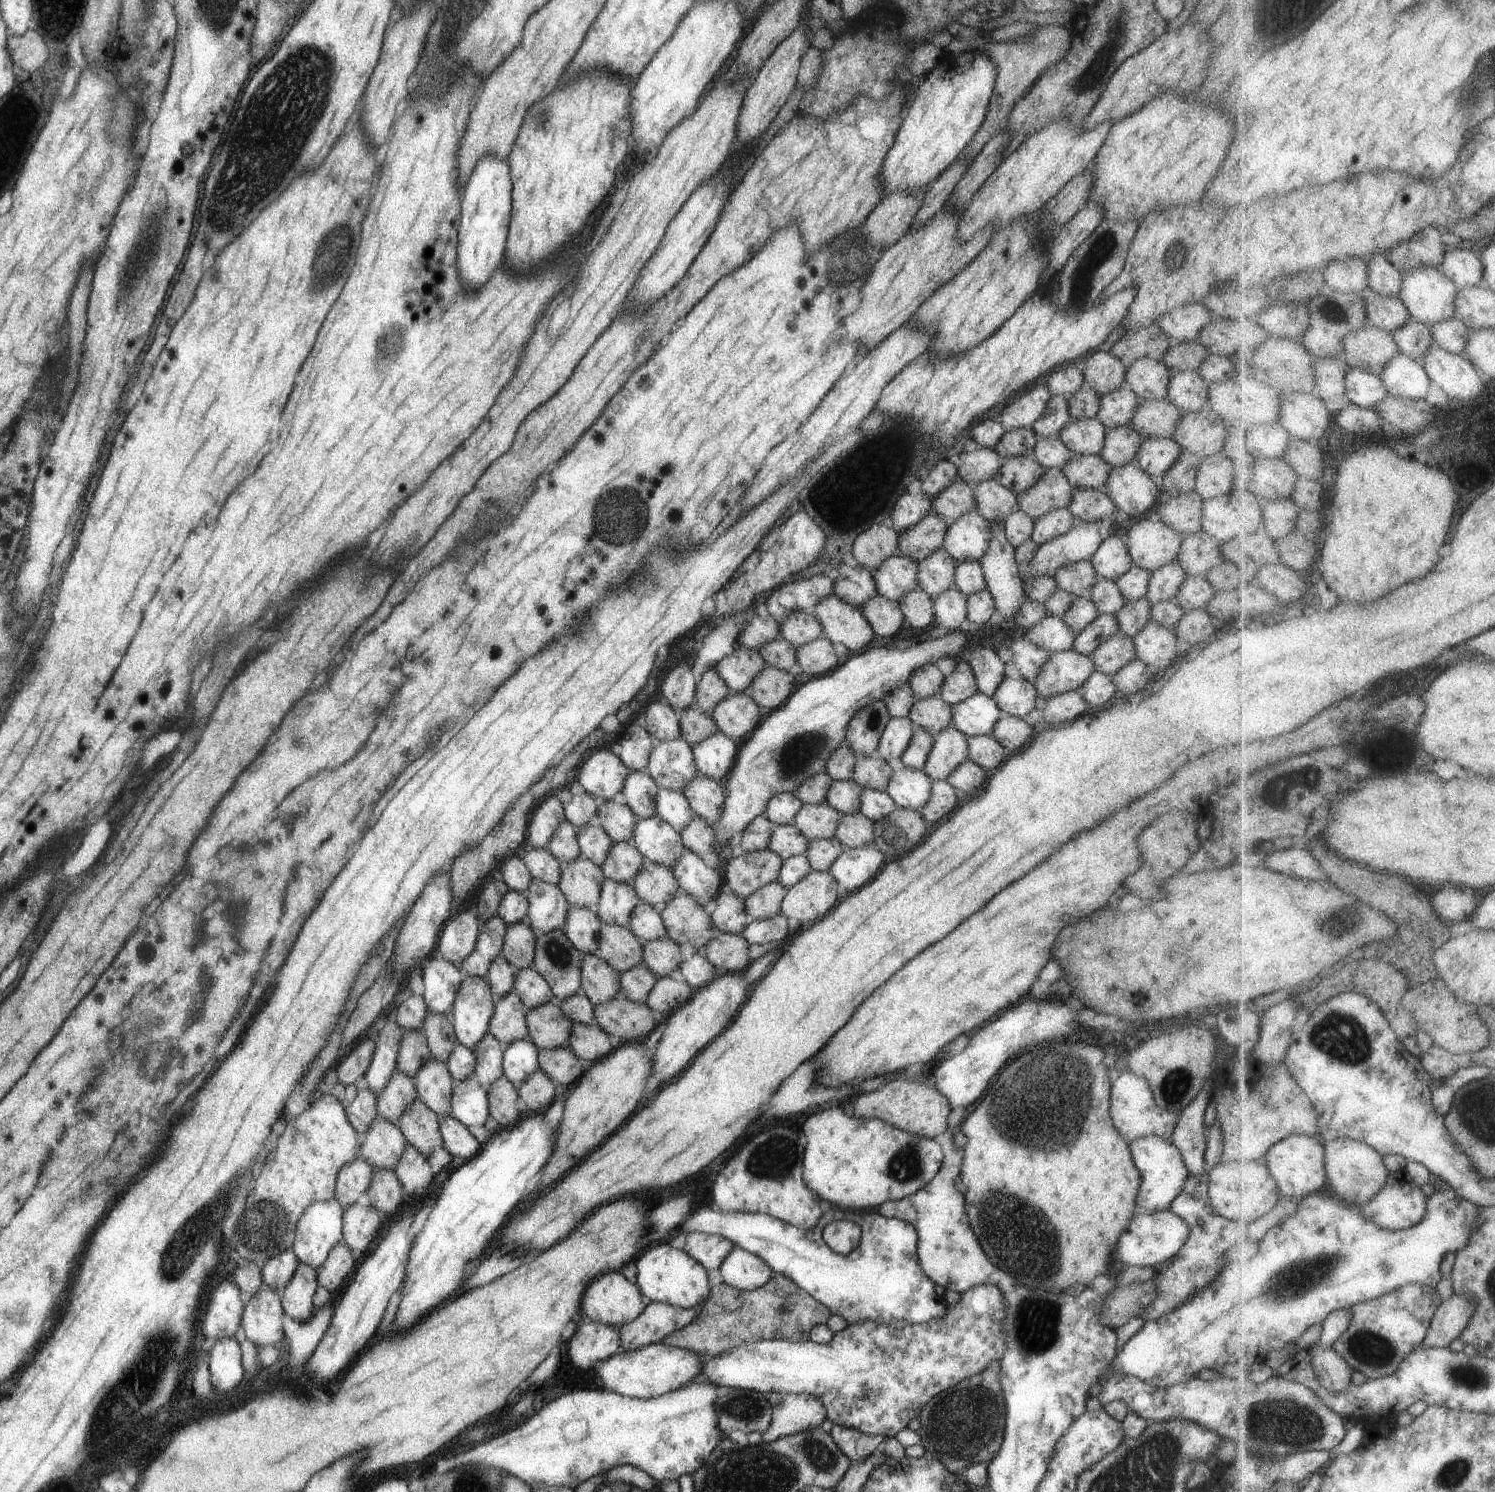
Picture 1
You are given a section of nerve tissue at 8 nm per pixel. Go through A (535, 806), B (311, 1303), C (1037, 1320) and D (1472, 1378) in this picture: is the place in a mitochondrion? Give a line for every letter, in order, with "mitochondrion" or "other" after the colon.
A: other
B: other
C: mitochondrion
D: mitochondrion

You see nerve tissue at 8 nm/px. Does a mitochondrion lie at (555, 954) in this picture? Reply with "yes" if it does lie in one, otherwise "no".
yes

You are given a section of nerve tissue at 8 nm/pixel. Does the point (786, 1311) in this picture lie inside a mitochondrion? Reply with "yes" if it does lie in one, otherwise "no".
yes

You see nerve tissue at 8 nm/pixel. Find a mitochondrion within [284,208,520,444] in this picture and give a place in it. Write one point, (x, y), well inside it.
(392, 345)

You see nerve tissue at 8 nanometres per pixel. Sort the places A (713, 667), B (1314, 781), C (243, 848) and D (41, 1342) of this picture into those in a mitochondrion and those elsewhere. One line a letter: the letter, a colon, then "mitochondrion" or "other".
A: other
B: mitochondrion
C: other
D: other

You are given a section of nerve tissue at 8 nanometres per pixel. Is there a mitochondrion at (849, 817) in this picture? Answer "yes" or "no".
no

